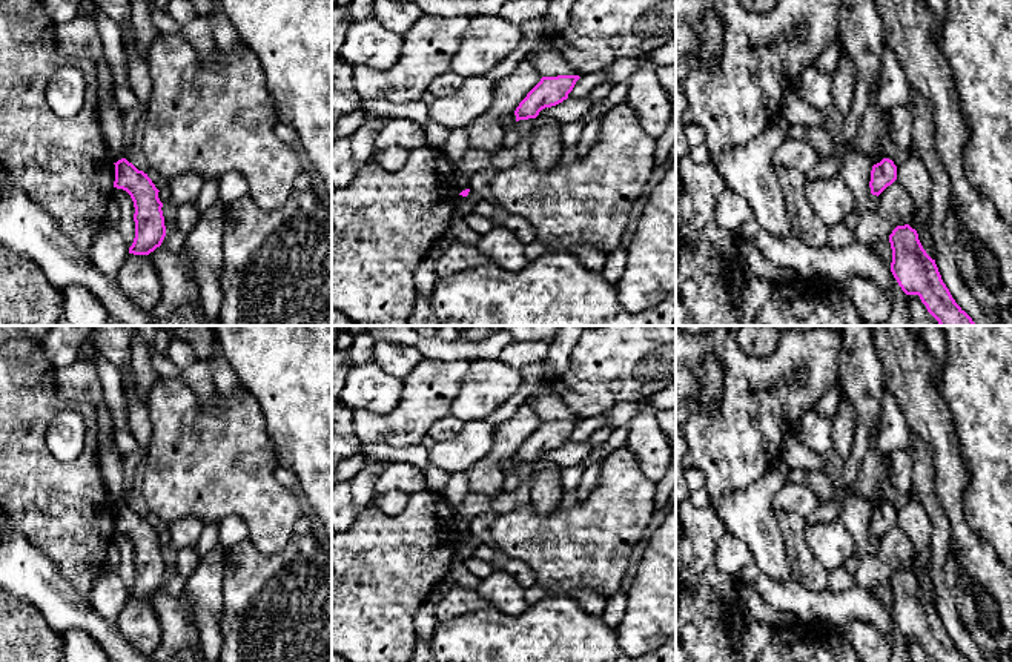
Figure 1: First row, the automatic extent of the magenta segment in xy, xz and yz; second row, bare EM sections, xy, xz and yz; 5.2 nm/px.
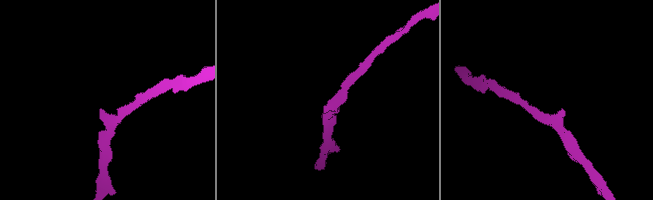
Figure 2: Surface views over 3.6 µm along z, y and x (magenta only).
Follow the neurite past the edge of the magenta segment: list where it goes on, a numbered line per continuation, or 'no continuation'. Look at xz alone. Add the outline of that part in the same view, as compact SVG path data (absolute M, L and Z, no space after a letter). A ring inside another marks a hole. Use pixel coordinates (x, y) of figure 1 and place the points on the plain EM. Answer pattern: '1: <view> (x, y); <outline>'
no continuation

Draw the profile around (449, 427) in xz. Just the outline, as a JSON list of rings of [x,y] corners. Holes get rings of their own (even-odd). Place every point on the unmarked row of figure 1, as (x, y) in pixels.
[[[444,416],[438,421],[435,421],[428,429],[428,436],[438,442],[438,441],[451,441],[458,438],[464,430],[465,424],[459,421],[456,416]]]

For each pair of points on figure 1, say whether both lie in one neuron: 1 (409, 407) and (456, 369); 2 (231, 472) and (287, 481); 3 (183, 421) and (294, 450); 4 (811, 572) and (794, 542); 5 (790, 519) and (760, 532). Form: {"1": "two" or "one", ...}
{"1": "one", "2": "two", "3": "two", "4": "one", "5": "two"}

